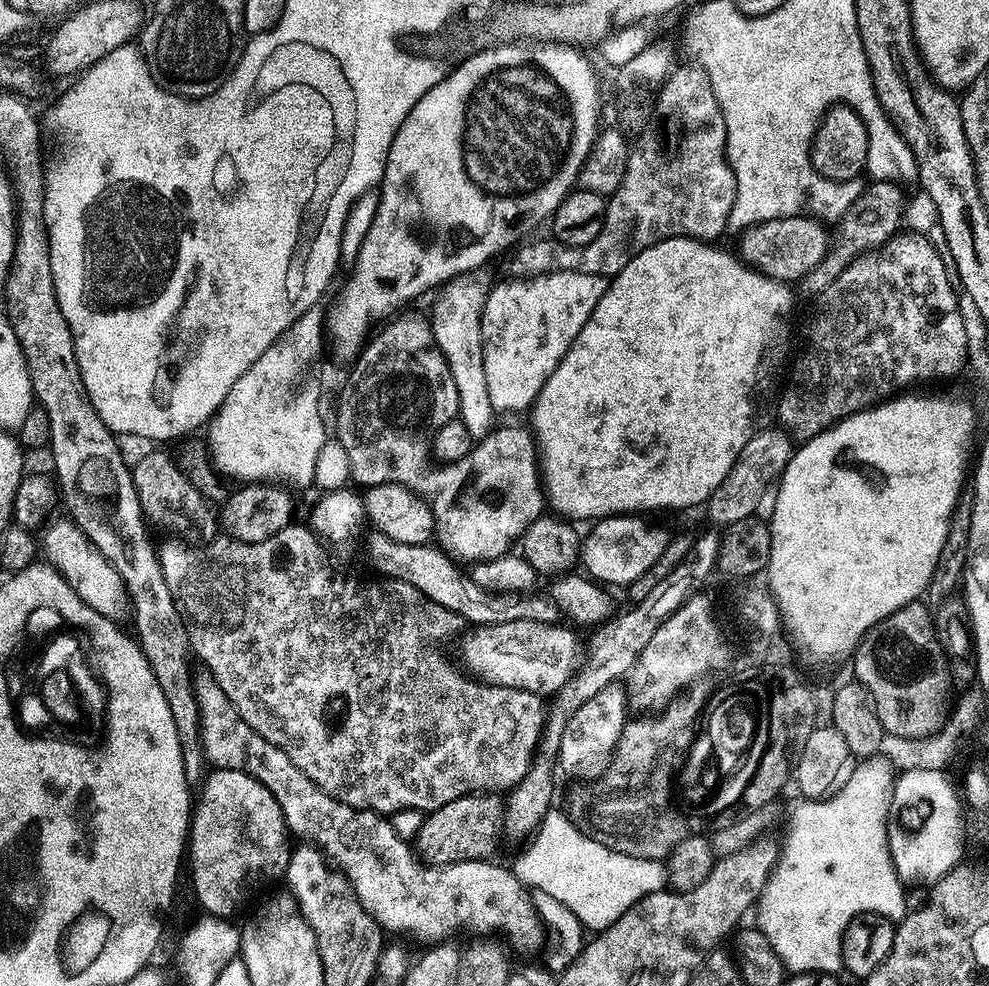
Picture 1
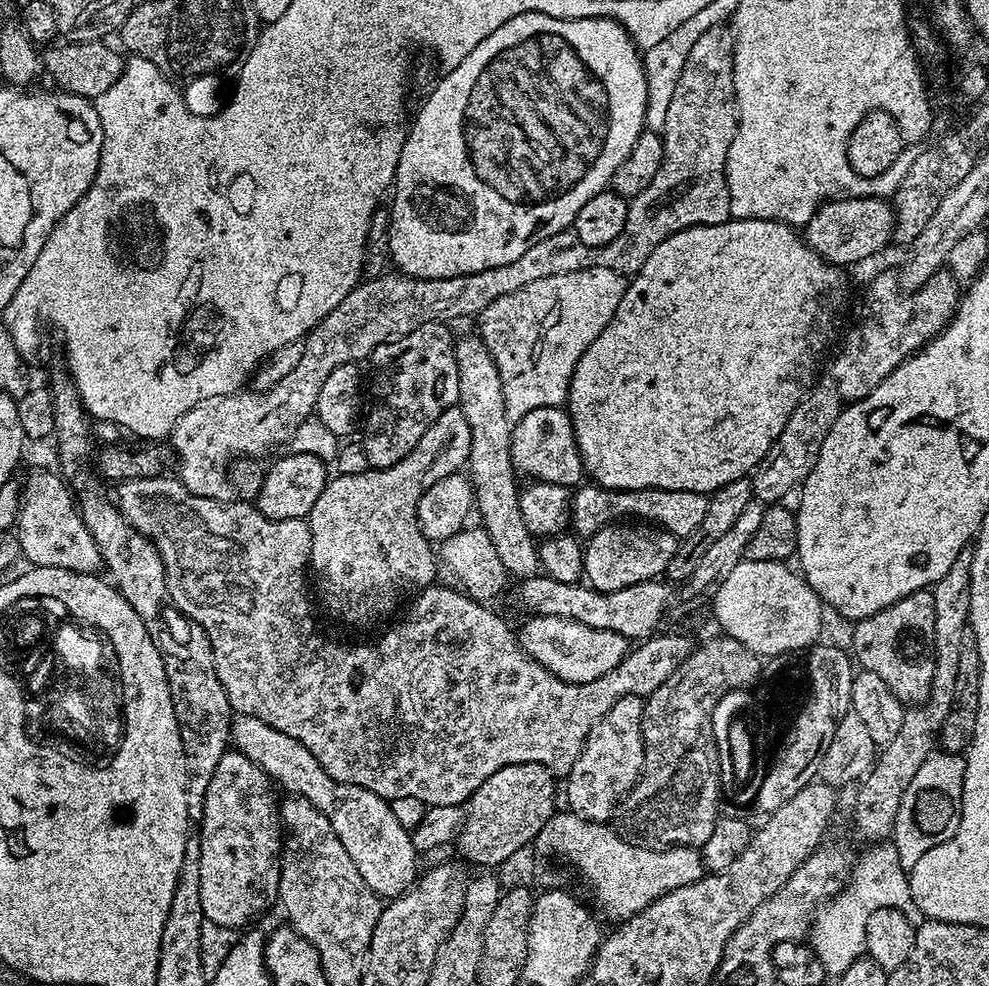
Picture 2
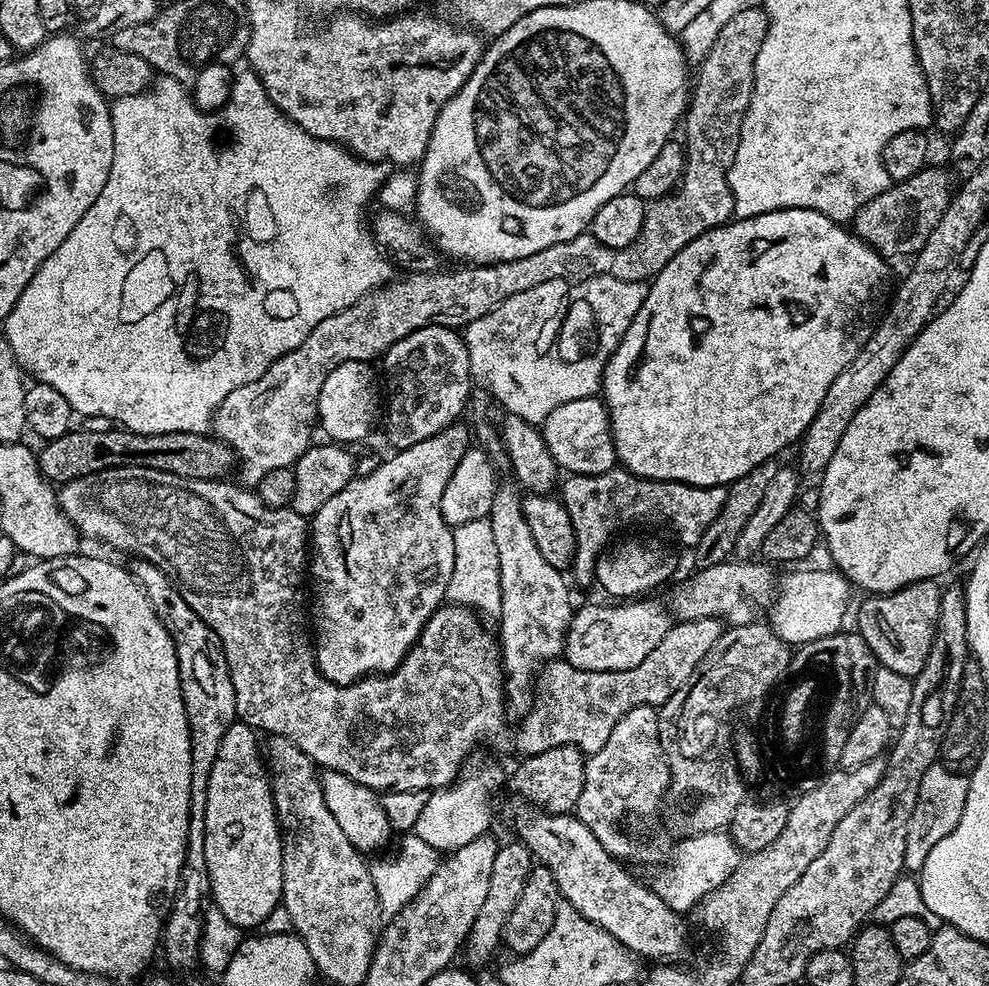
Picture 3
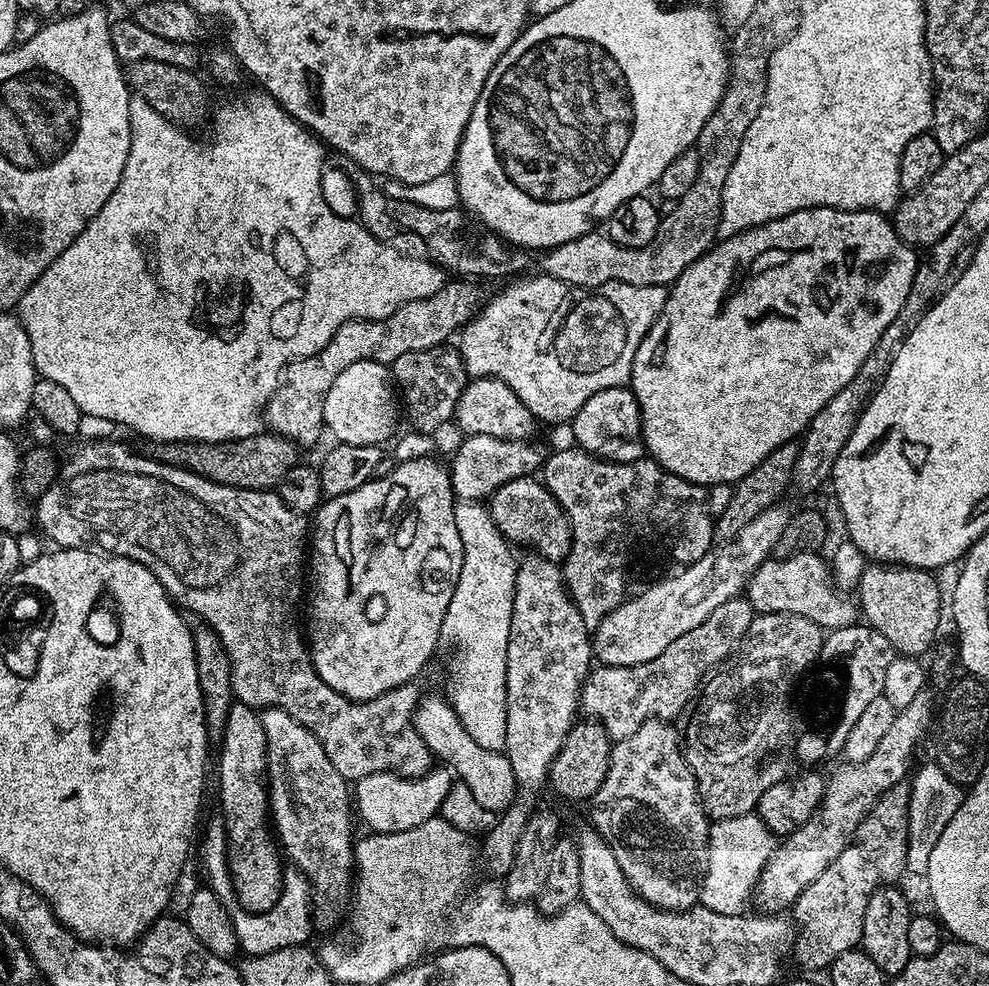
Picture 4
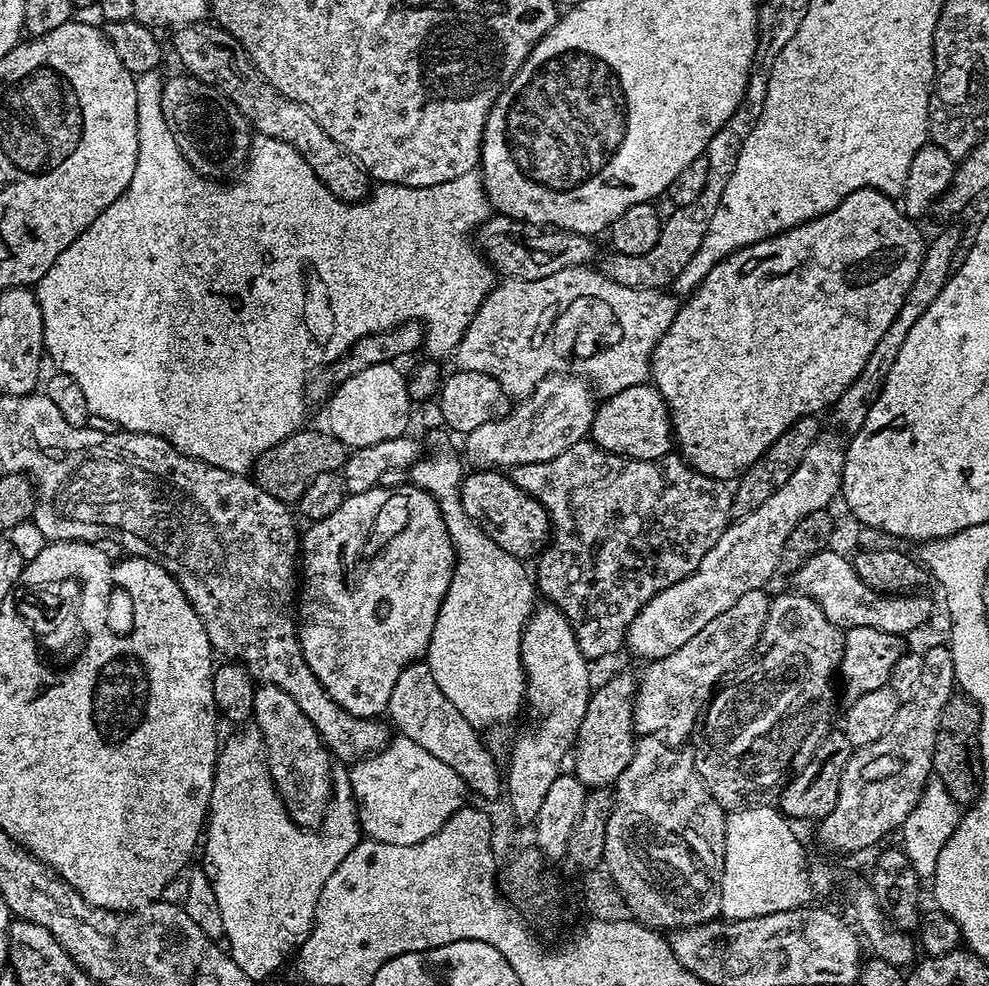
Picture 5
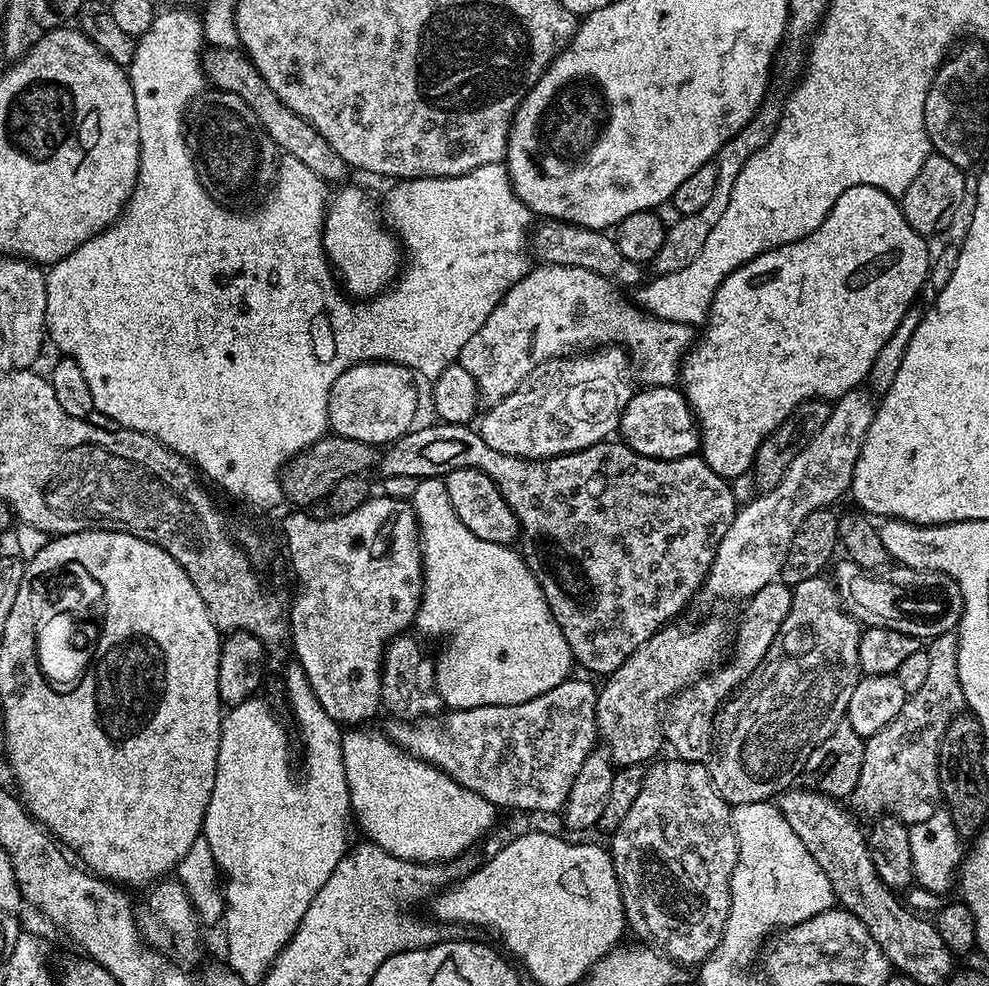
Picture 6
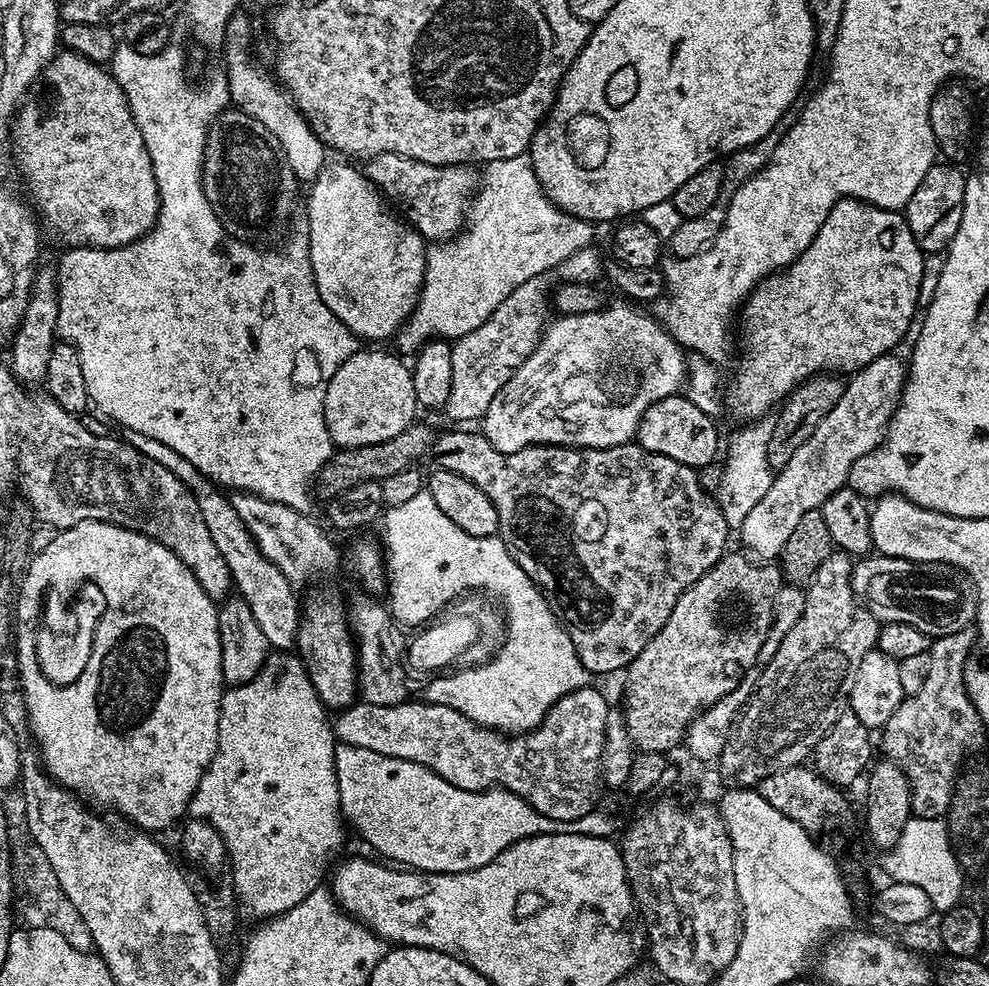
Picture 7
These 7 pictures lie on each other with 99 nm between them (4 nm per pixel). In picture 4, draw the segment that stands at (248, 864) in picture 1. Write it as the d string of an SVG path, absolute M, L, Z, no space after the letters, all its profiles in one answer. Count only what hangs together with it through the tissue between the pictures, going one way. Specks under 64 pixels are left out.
M234 702L219 740L220 761L215 761L214 772L216 768L220 779L220 808L224 811L222 823L228 841L234 900L248 912L271 912L284 889L286 868L280 865L282 852L270 831L266 734L257 709Z

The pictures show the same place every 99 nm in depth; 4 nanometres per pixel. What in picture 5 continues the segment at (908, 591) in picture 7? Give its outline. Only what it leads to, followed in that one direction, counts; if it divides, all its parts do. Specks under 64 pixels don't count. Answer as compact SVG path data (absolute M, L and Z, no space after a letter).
M825 550L814 554L790 578L795 591L809 596L842 630L848 628L869 628L872 632L885 632L888 636L900 636L920 628L932 616L932 600L920 594L883 594L874 591L862 578L858 578L851 559L840 552Z

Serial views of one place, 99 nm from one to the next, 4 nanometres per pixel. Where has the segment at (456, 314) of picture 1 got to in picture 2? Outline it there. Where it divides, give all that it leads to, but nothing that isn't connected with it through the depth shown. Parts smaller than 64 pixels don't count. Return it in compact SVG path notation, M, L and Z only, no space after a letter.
M479 335L464 336L455 341L456 361L458 362L458 394L460 399L458 406L462 414L466 416L466 423L470 426L470 454L466 465L467 475L472 481L472 489L476 492L475 511L480 512L482 527L490 534L490 542L494 542L494 550L498 550L498 558L502 558L502 566L508 571L509 577L527 578L537 575L538 572L538 544L528 530L526 522L522 522L522 510L520 509L520 492L512 489L510 473L510 461L508 458L508 446L512 436L512 424L506 414L504 395L498 368L490 350L484 345Z

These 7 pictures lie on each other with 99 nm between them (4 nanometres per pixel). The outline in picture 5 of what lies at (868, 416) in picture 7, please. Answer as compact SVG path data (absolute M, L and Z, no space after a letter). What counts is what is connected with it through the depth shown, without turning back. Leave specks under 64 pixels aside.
M821 433L819 440L806 450L806 458L790 474L786 486L774 490L770 499L762 502L754 514L746 514L746 518L729 523L727 530L710 546L706 558L682 582L674 582L666 590L656 592L642 610L630 622L628 633L624 635L627 651L641 656L644 662L658 658L666 658L666 654L674 654L678 646L690 642L702 626L707 626L713 618L718 618L722 610L730 610L742 594L750 594L750 590L764 588L767 580L777 575L778 558L782 558L782 545L790 538L790 530L806 518L806 514L823 512L829 507L832 499L841 495L840 483L844 469L845 445L840 444L836 436Z

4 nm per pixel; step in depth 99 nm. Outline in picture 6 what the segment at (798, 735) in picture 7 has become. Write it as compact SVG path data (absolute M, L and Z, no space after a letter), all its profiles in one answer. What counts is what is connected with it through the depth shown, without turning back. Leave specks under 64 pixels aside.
M821 574L814 578L806 578L806 582L795 585L792 588L792 601L790 602L790 614L786 614L786 622L782 622L780 632L774 638L774 642L770 646L770 650L766 654L766 658L760 663L760 668L754 670L754 674L743 684L737 688L723 704L716 714L716 720L712 724L712 751L710 759L707 761L708 773L712 779L712 784L718 790L718 794L729 805L738 804L762 804L771 801L777 794L785 791L793 783L795 776L799 777L804 771L804 763L806 758L811 754L812 748L818 742L822 742L822 738L826 738L830 734L830 730L834 730L834 726L838 726L841 720L845 719L850 706L850 694L854 694L854 686L860 680L862 675L862 665L860 663L860 649L862 641L860 641L861 625L856 623L854 617L845 612L840 605L840 599L836 594L836 585L831 579L827 580L827 575Z

